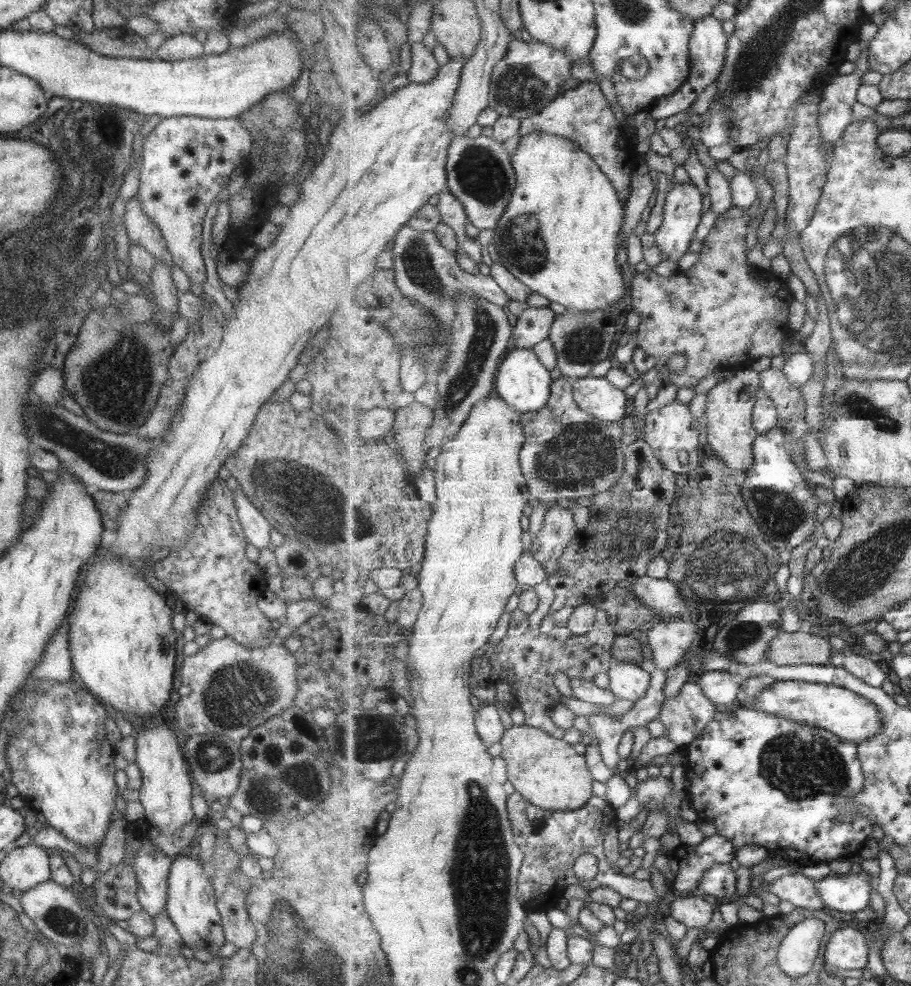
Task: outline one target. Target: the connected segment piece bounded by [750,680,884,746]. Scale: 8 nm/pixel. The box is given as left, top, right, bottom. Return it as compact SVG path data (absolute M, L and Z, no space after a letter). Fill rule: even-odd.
M794 680L775 681L773 685L759 691L750 706L760 709L761 712L785 717L787 720L824 728L840 736L845 742L858 746L884 727L881 711L876 704L841 685Z

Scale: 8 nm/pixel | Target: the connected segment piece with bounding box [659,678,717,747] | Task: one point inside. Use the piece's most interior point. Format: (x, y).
(684, 717)

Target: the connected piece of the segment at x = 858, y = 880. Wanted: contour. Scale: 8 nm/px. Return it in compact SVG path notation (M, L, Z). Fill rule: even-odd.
M861 871L859 874L834 875L830 874L822 881L817 882L817 888L822 896L823 904L829 909L840 912L844 917L855 917L859 912L869 907L874 888L877 888L877 880L871 879L871 874Z

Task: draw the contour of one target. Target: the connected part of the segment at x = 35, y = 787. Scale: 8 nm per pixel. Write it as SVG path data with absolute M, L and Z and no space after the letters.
M41 679L35 681L32 686L34 689L27 689L19 699L16 700L16 707L12 710L12 726L14 730L12 735L8 736L6 742L4 761L9 767L11 773L11 784L16 786L18 796L24 802L24 806L27 809L32 809L34 812L42 814L44 820L50 824L61 836L65 837L69 842L73 844L79 844L81 848L98 848L105 838L107 826L113 823L110 821L109 816L114 809L115 794L117 793L117 786L113 781L113 774L116 772L113 766L113 757L115 755L114 748L109 745L109 741L105 737L105 730L103 724L105 724L105 718L107 718L107 712L103 707L103 704L97 700L94 694L79 687L74 681L66 680L65 682L53 683L51 681Z

